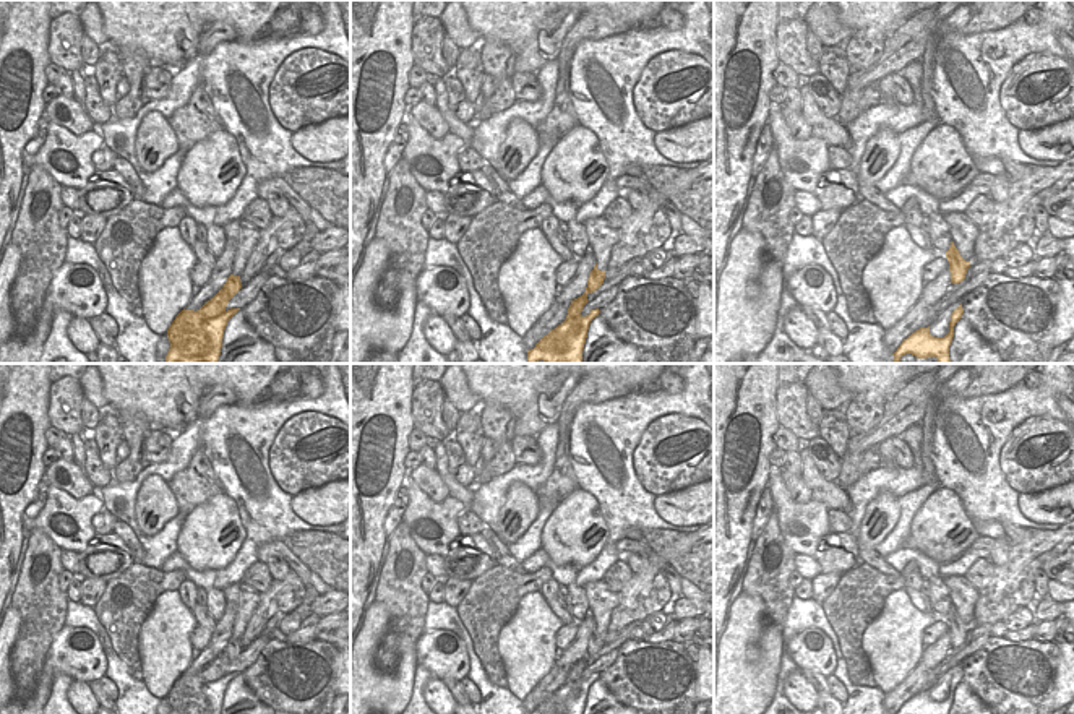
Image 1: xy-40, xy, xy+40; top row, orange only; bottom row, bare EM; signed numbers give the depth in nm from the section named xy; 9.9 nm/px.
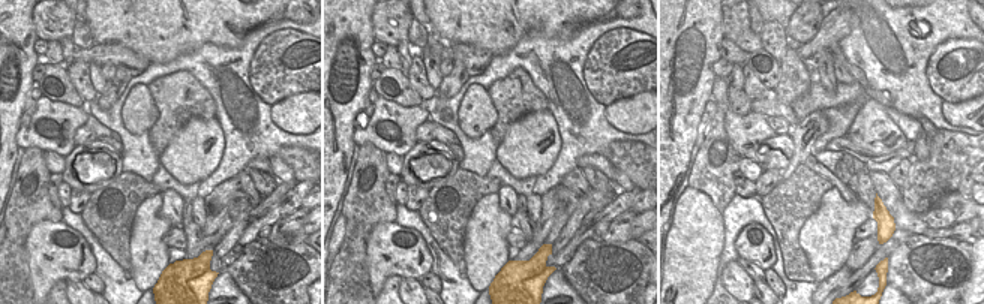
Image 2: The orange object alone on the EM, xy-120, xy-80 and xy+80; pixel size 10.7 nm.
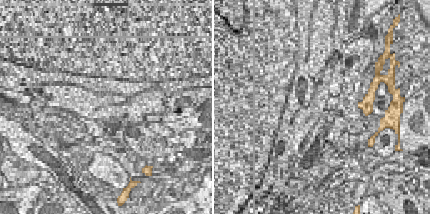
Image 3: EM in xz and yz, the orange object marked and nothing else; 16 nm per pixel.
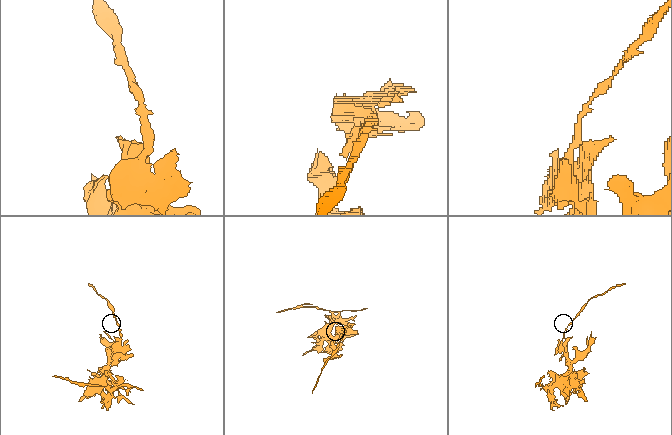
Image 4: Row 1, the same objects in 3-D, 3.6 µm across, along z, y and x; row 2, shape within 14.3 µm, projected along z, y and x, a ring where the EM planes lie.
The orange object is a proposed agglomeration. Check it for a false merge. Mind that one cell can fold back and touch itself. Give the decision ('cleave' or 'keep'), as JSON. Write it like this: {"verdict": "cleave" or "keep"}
{"verdict": "cleave"}

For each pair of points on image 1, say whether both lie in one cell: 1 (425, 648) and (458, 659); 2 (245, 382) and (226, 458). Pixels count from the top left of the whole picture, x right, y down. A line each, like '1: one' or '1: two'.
1: one
2: two

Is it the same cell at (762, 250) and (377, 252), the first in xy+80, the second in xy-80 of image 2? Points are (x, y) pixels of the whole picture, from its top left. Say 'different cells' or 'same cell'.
same cell

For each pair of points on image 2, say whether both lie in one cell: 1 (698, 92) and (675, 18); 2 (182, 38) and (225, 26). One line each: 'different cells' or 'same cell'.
1: same cell
2: same cell

